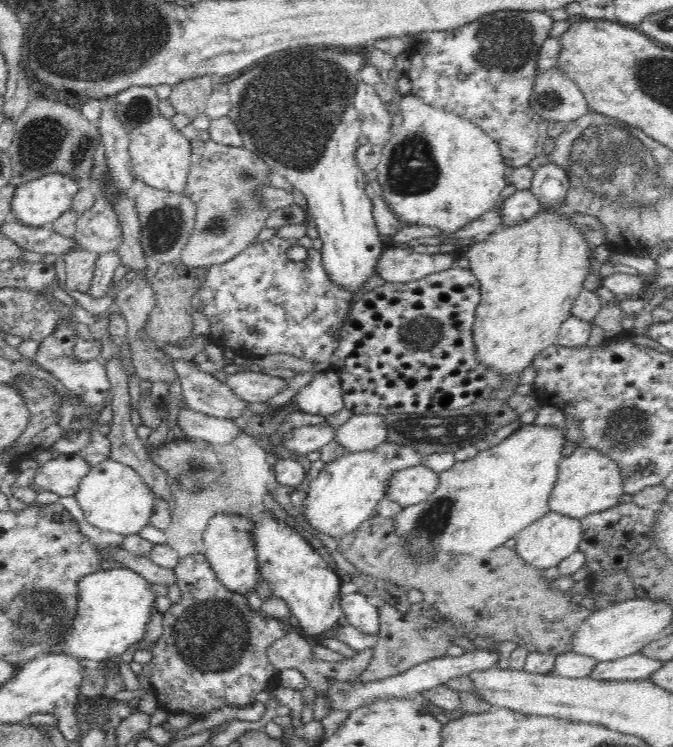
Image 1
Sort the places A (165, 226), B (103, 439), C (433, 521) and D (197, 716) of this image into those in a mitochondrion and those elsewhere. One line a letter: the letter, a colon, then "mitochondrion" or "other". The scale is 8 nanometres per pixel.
A: mitochondrion
B: other
C: mitochondrion
D: other

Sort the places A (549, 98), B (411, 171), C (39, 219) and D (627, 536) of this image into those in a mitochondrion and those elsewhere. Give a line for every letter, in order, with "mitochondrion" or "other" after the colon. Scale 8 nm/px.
A: mitochondrion
B: mitochondrion
C: other
D: other

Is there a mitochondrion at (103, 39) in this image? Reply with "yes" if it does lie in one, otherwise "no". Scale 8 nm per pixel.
yes

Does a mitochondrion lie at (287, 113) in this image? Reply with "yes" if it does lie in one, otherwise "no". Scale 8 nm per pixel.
yes

